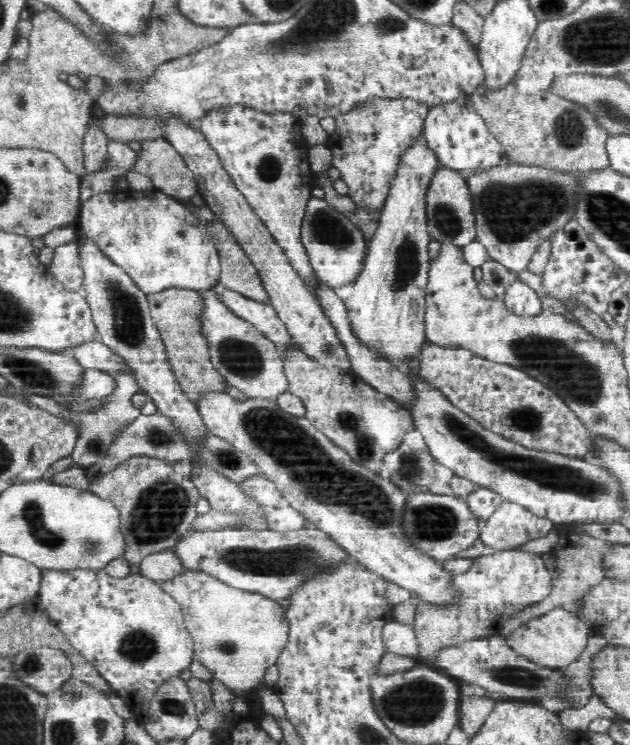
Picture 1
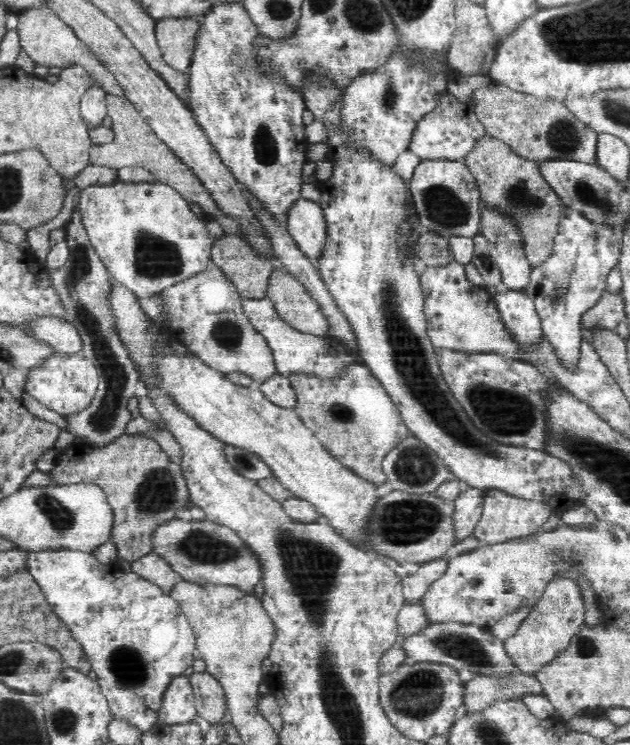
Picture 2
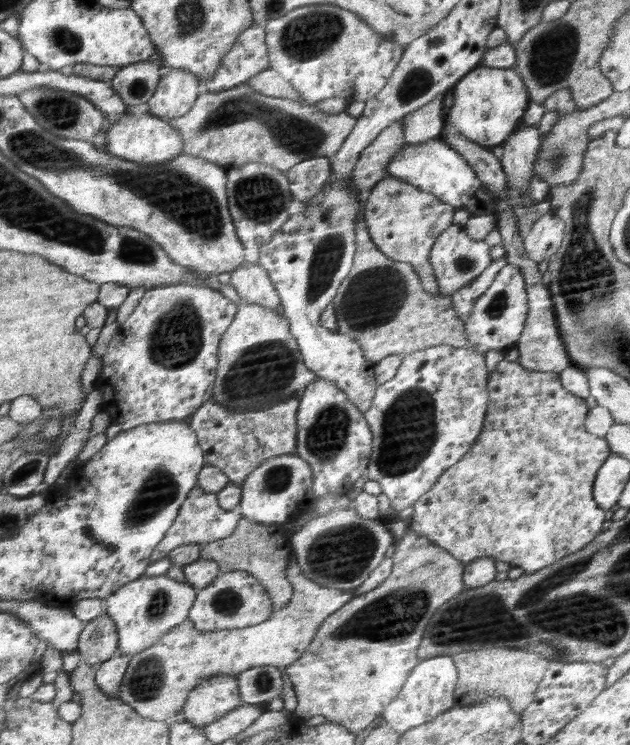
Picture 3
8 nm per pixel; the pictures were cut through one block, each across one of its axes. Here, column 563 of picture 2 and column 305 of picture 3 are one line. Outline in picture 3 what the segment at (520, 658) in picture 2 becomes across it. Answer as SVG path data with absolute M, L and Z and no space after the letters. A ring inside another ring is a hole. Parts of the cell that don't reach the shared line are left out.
M294 554L290 557L291 564L289 564L287 579L294 586L294 594L288 606L276 611L271 619L253 627L202 632L188 620L180 623L179 626L168 631L168 634L160 638L155 646L148 647L148 650L142 651L134 657L122 683L122 692L120 692L122 700L136 708L140 716L148 717L150 720L167 721L175 716L177 712L183 711L188 695L200 686L200 683L204 683L204 681L214 676L238 677L248 669L266 665L283 669L298 660L306 652L312 638L316 636L320 624L323 624L324 620L330 615L334 615L336 610L340 610L346 602L354 599L356 594L353 591L344 592L334 587L324 587L316 584L311 578L303 575Z

